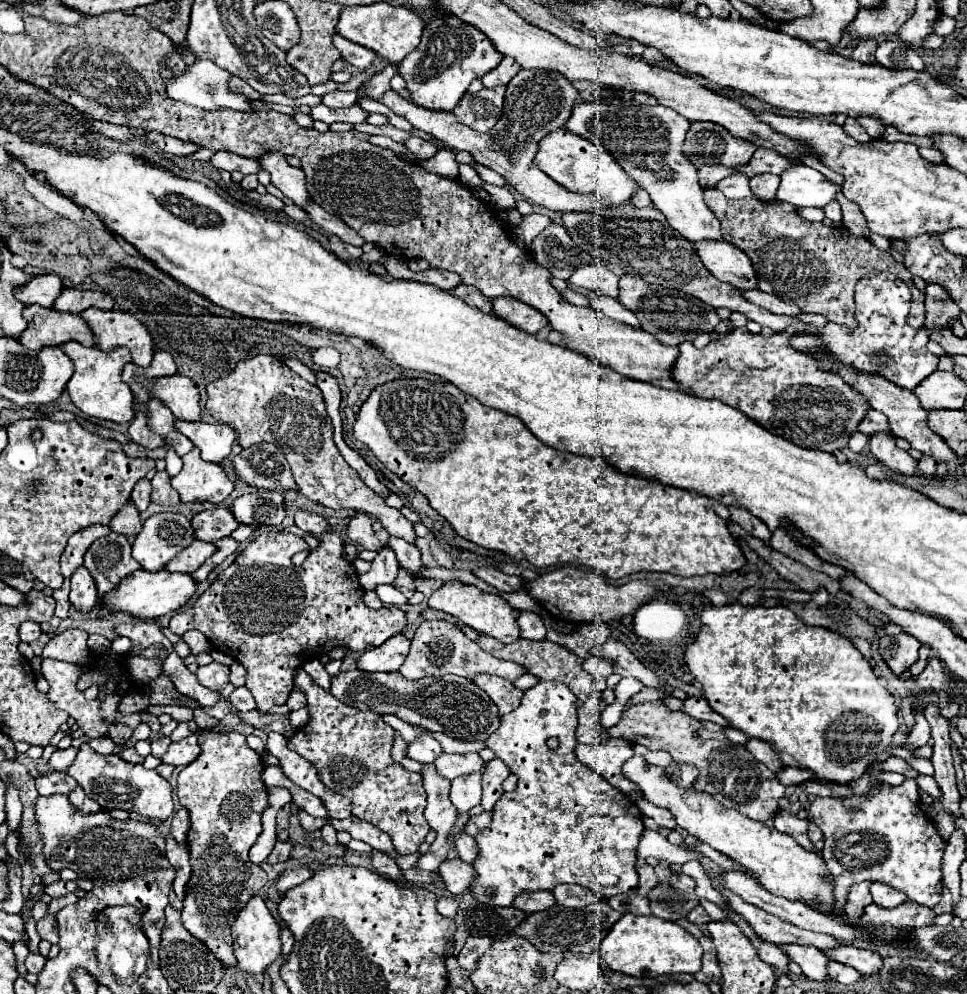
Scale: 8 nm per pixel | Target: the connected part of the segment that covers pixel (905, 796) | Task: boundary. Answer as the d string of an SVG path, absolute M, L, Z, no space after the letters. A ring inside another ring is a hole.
M904 780L890 792L884 792L884 784L872 788L876 794L860 806L844 806L838 798L816 796L808 810L808 820L824 832L822 858L836 880L838 906L844 904L848 888L864 880L884 882L922 906L938 906L942 894L936 892L936 886L942 880L944 842L938 836L934 822L920 810L916 780Z

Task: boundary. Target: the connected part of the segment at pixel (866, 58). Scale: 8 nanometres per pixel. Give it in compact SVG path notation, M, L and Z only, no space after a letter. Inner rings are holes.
M860 40L858 46L854 48L852 60L858 60L862 64L874 64L874 50L876 50L876 42L874 40Z

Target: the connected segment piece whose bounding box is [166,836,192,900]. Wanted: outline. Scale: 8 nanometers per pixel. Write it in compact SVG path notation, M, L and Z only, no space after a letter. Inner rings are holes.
M168 836L168 840L166 840L166 858L176 868L176 878L174 878L172 888L174 888L176 896L182 900L186 896L186 884L188 884L190 874L192 874L192 868L190 868L190 862L188 862L188 850L186 850L186 846L178 844L172 836Z

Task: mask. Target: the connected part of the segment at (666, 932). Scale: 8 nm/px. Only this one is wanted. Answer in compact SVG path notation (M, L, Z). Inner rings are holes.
M630 912L612 926L600 944L600 952L612 970L634 978L656 978L676 972L696 974L702 966L702 946L686 928L656 916L636 916Z

